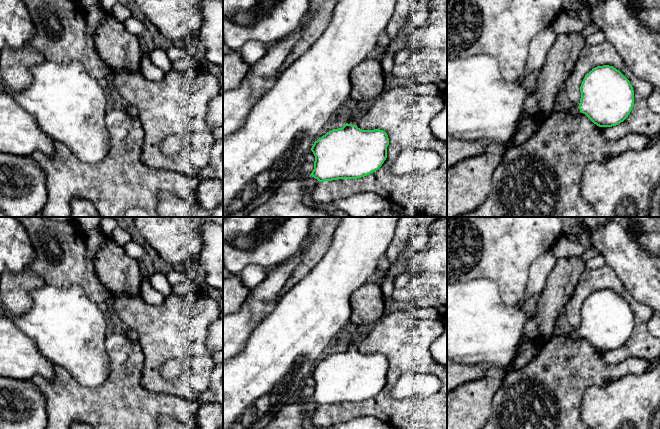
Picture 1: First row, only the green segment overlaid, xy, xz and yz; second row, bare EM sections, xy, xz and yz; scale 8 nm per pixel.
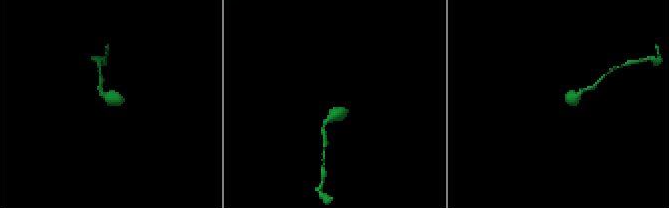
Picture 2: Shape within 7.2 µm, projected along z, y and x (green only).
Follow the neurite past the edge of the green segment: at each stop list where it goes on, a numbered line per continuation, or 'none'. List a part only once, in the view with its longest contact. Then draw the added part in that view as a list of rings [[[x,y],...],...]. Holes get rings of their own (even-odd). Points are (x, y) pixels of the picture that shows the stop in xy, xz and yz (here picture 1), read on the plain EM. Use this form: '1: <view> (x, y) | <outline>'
1: xz (353, 344) | [[[361,334],[359,335],[354,341],[352,342],[348,342],[346,347],[348,348],[352,348],[352,349],[356,349],[357,345],[363,341],[366,337],[367,337],[368,334]]]

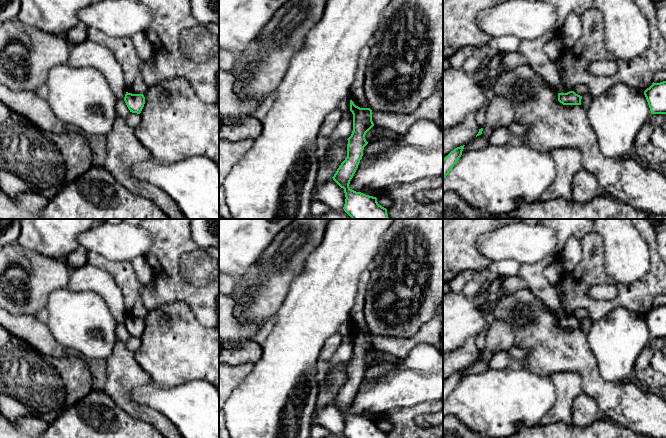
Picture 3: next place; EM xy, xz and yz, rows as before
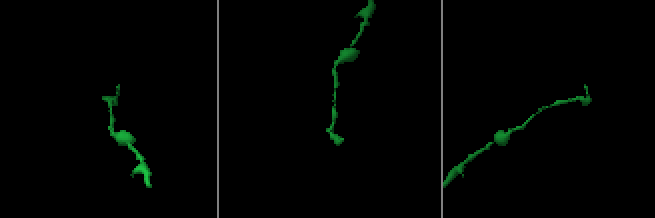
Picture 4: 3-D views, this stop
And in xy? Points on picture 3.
none

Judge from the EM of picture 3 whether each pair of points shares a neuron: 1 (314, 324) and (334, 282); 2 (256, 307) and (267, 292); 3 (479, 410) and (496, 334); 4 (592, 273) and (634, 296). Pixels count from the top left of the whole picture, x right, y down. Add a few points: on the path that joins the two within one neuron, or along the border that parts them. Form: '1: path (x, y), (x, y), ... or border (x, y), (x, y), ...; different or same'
1: path (314, 314), (314, 307), (325, 292); same
2: path (256, 303), (263, 296); same
3: border (488, 367), (481, 372), (470, 373), (466, 376); different
4: path (583, 291), (583, 295), (592, 304), (616, 302); same

